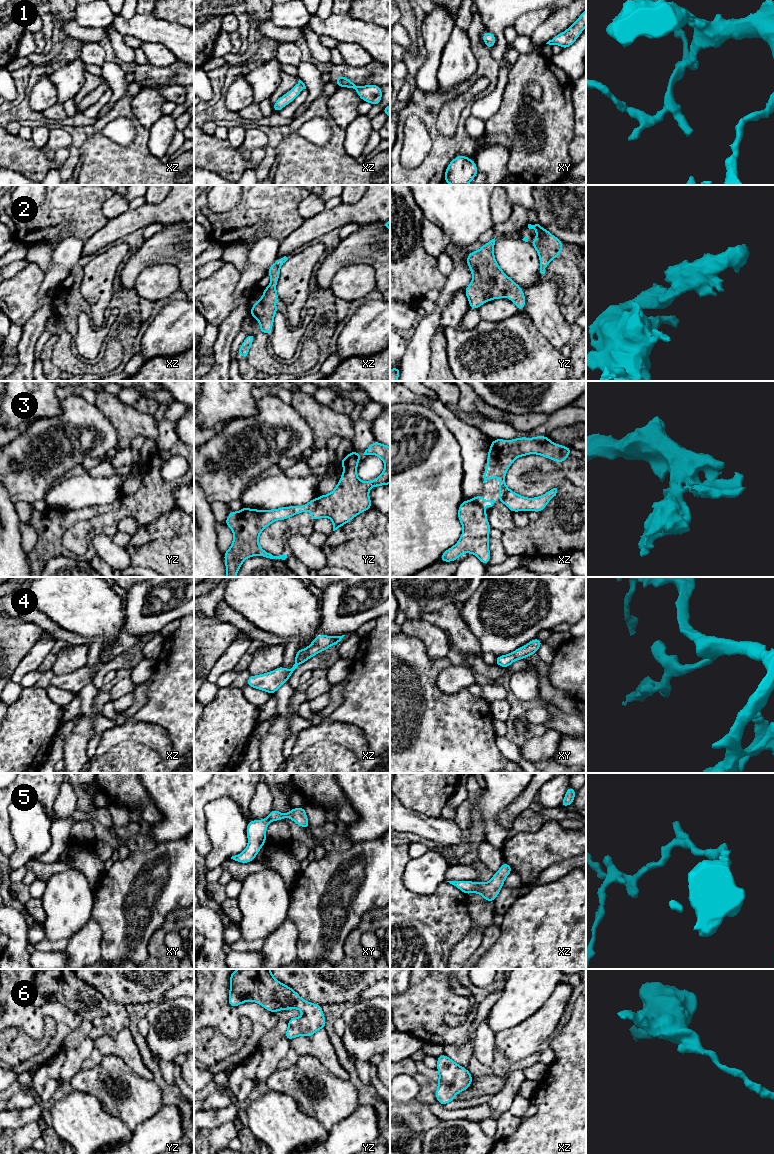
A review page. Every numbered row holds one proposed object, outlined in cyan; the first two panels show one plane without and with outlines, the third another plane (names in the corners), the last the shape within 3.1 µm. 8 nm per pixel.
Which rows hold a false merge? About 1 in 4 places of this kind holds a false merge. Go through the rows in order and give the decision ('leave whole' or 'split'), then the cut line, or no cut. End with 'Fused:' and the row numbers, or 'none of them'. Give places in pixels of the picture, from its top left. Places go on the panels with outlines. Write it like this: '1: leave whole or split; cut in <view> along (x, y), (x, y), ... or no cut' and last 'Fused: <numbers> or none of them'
1: leave whole; no cut
2: leave whole; no cut
3: split; cut in yz along (317, 499), (317, 505), (314, 508)
4: leave whole; no cut
5: leave whole; no cut
6: leave whole; no cut
Fused: 3

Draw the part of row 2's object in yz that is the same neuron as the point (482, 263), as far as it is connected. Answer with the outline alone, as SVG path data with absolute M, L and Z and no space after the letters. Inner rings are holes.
M495 238L467 255L472 281L464 292L469 300L469 308L478 309L488 301L506 296L522 311L526 305L524 292L498 265L494 245Z

